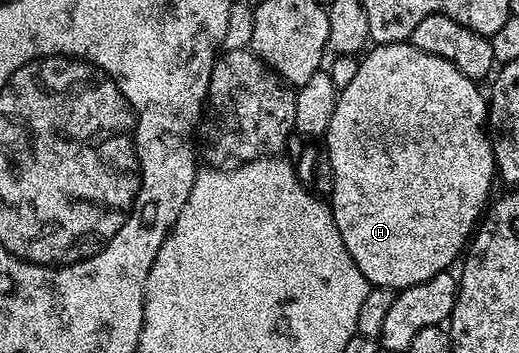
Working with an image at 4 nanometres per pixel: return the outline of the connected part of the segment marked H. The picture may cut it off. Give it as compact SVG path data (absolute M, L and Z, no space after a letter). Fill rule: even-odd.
M408 43L370 48L360 58L360 62L359 71L355 71L355 79L351 79L351 83L347 83L347 87L337 94L335 115L331 115L331 127L327 127L323 138L325 149L329 152L327 160L333 177L331 208L335 227L339 227L343 243L347 243L347 251L351 259L355 259L359 271L363 271L370 286L400 291L407 287L415 287L435 275L446 272L450 268L449 264L462 256L490 204L489 192L493 189L493 181L495 182L495 162L493 143L487 132L487 97L484 92L480 93L477 90L478 82L463 75L459 67L455 67L447 59L439 59L427 51L419 51Z

